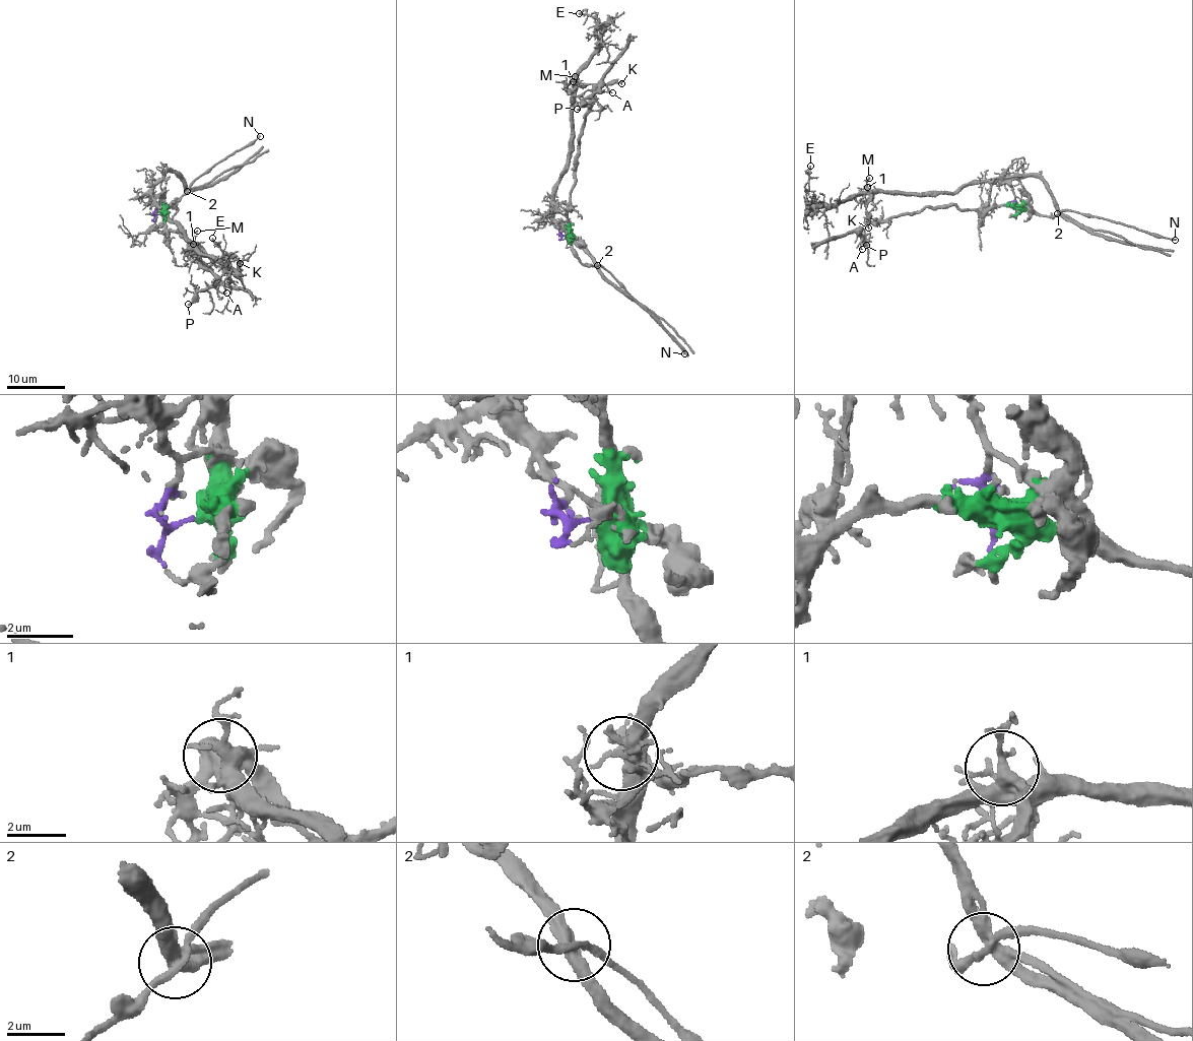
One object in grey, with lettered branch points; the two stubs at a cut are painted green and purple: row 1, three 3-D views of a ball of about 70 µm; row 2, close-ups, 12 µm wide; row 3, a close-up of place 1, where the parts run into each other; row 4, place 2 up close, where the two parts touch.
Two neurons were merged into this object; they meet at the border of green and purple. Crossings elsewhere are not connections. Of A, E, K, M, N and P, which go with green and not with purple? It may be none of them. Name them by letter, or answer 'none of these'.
A, K, N, P

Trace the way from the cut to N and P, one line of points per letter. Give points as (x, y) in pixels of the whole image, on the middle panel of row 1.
N: (567, 235), (583, 263), (597, 264), (610, 273), (683, 353)
P: (567, 235), (578, 143), (587, 102), (599, 87), (593, 90), (576, 109)

